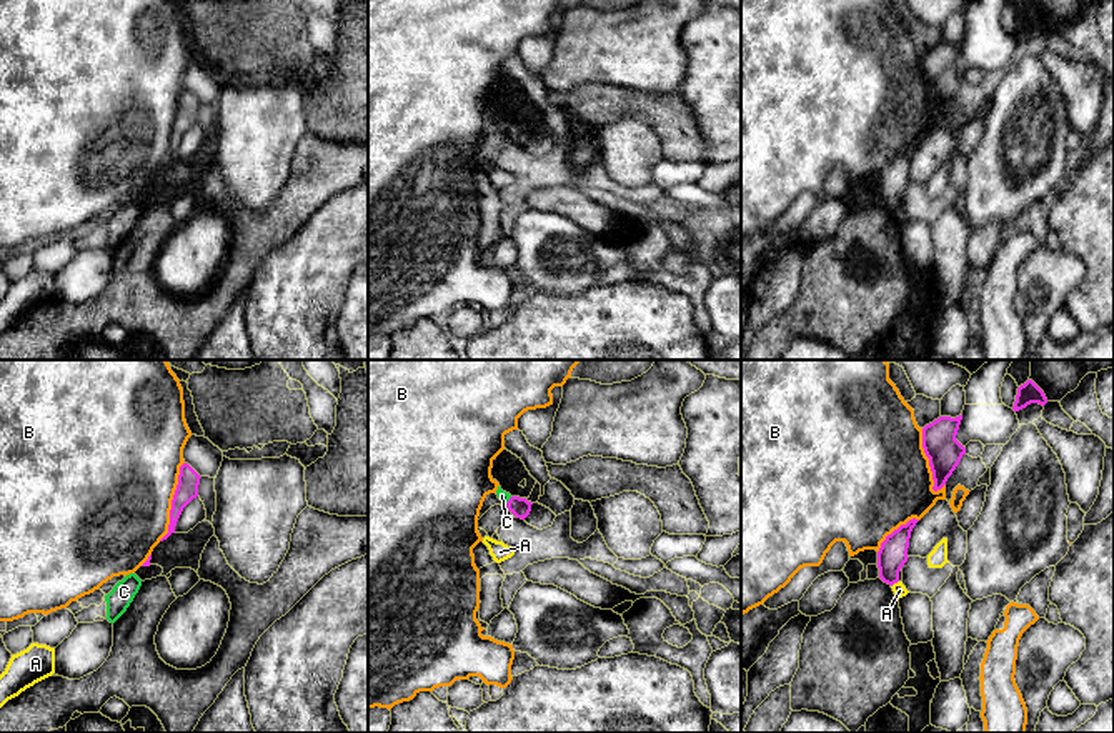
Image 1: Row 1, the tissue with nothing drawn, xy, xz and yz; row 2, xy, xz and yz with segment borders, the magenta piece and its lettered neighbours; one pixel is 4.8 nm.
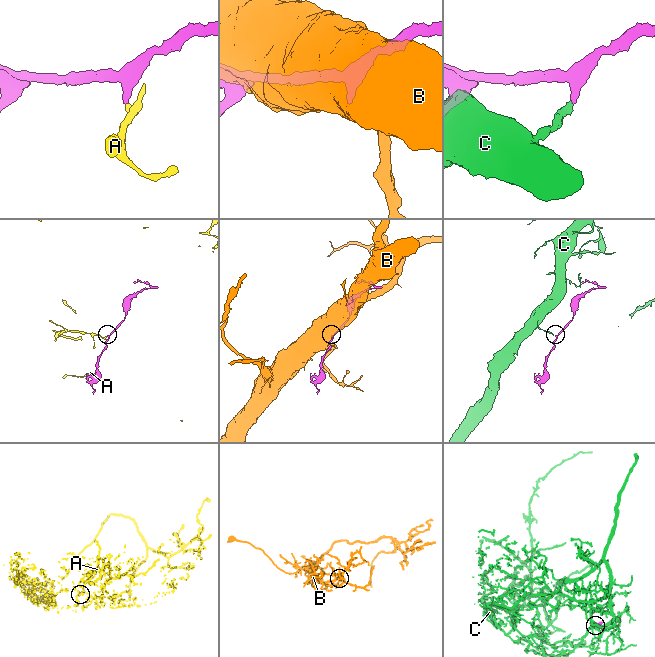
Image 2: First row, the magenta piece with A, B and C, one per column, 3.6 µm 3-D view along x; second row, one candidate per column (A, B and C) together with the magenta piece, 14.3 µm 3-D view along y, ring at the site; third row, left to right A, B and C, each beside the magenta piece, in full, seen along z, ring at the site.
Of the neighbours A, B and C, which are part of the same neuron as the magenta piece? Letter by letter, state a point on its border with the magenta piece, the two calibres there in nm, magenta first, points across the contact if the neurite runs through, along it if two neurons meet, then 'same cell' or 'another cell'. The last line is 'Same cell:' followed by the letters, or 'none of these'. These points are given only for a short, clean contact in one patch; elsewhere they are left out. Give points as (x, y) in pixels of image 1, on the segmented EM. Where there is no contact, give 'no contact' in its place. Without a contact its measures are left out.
A: yz (895, 582) | 140/70 nm | along yz (898, 580), (891, 587) | another cell
B: xy (172, 502) | 110/500 nm | another cell
C: xz (508, 500) | 100/50 nm | along xz (512, 497), (507, 503) | another cell
Same cell: none of these

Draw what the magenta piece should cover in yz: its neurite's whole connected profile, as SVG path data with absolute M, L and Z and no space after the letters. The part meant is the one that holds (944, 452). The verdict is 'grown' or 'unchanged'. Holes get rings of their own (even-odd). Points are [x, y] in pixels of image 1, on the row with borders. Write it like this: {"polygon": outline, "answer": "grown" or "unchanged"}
{"polygon": "M962 415L956 418L939 416L923 428L923 448L929 458L934 491L946 485L961 458L966 455L966 448L956 440L961 420Z", "answer": "unchanged"}

